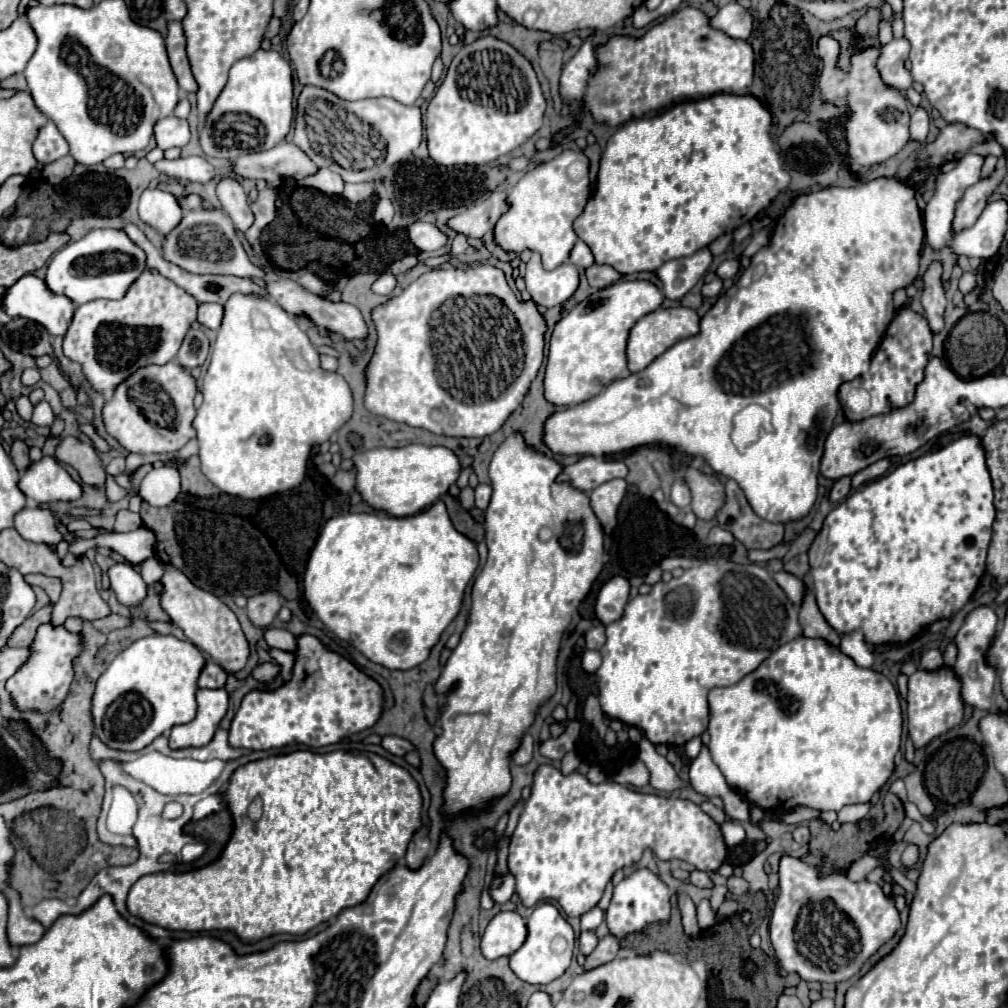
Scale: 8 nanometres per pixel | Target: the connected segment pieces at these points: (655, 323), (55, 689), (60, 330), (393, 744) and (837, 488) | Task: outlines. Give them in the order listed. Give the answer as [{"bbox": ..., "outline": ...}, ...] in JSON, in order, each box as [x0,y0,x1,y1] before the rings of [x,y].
[{"bbox":[627,306,699,372],"outline":[[[675,306],[675,308],[659,308],[657,312],[651,312],[643,316],[629,334],[627,342],[627,362],[631,372],[641,372],[645,370],[657,356],[661,356],[667,348],[671,348],[675,342],[697,336],[699,334],[699,314],[691,308],[685,306]]]},{"bbox":[7,624,81,712],"outline":[[[43,624],[39,626],[31,648],[33,648],[31,658],[15,676],[7,680],[7,690],[13,696],[17,708],[49,712],[57,708],[69,692],[73,680],[73,658],[81,654],[81,636],[67,632],[63,626],[53,628],[51,624]]]},{"bbox":[5,274,75,336],"outline":[[[29,274],[23,276],[17,284],[13,284],[13,288],[7,288],[5,294],[5,310],[9,316],[21,316],[21,318],[29,318],[29,320],[37,320],[39,324],[43,324],[51,336],[65,336],[67,328],[73,322],[73,314],[75,314],[75,304],[63,296],[63,294],[55,294],[47,288],[45,280]]]},{"bbox":[381,736,415,756],"outline":[[[385,736],[383,742],[381,742],[381,746],[383,746],[387,752],[395,754],[395,756],[405,756],[409,750],[415,750],[415,746],[413,746],[411,742],[407,742],[407,740],[399,738],[399,736]]]},{"bbox":[829,476,851,502],"outline":[[[845,476],[833,484],[829,498],[831,502],[841,502],[849,492],[851,492],[851,476]]]}]

